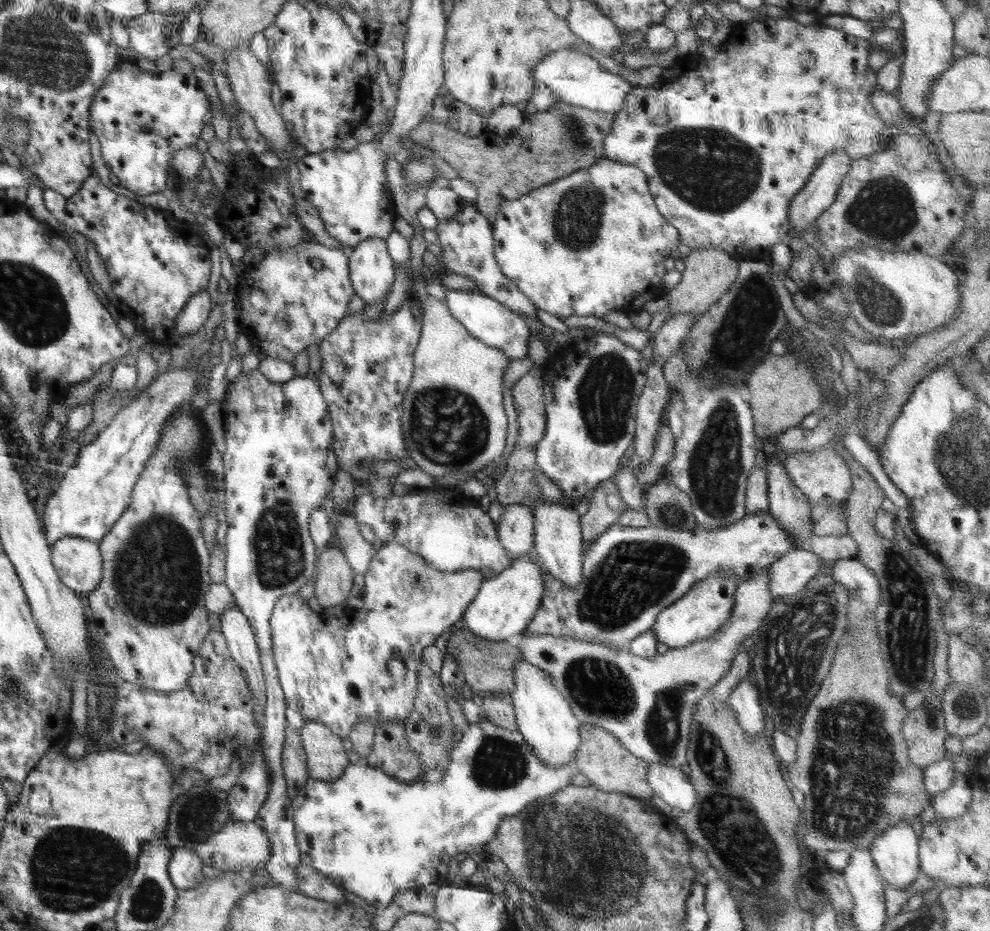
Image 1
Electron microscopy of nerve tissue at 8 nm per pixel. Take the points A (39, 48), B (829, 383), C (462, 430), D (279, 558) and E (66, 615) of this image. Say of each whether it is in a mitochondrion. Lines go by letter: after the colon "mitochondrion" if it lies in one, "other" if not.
A: mitochondrion
B: mitochondrion
C: mitochondrion
D: mitochondrion
E: other

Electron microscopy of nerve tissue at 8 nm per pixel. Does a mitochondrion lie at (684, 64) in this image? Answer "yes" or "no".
no

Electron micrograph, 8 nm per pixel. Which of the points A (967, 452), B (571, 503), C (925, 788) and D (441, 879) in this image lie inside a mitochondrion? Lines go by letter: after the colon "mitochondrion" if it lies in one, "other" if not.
A: mitochondrion
B: other
C: other
D: other

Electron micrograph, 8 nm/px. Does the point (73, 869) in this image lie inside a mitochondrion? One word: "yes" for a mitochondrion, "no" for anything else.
yes

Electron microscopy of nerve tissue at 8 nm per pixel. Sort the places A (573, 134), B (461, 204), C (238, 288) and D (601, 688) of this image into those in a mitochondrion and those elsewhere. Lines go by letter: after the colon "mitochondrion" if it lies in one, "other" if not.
A: mitochondrion
B: other
C: other
D: mitochondrion

